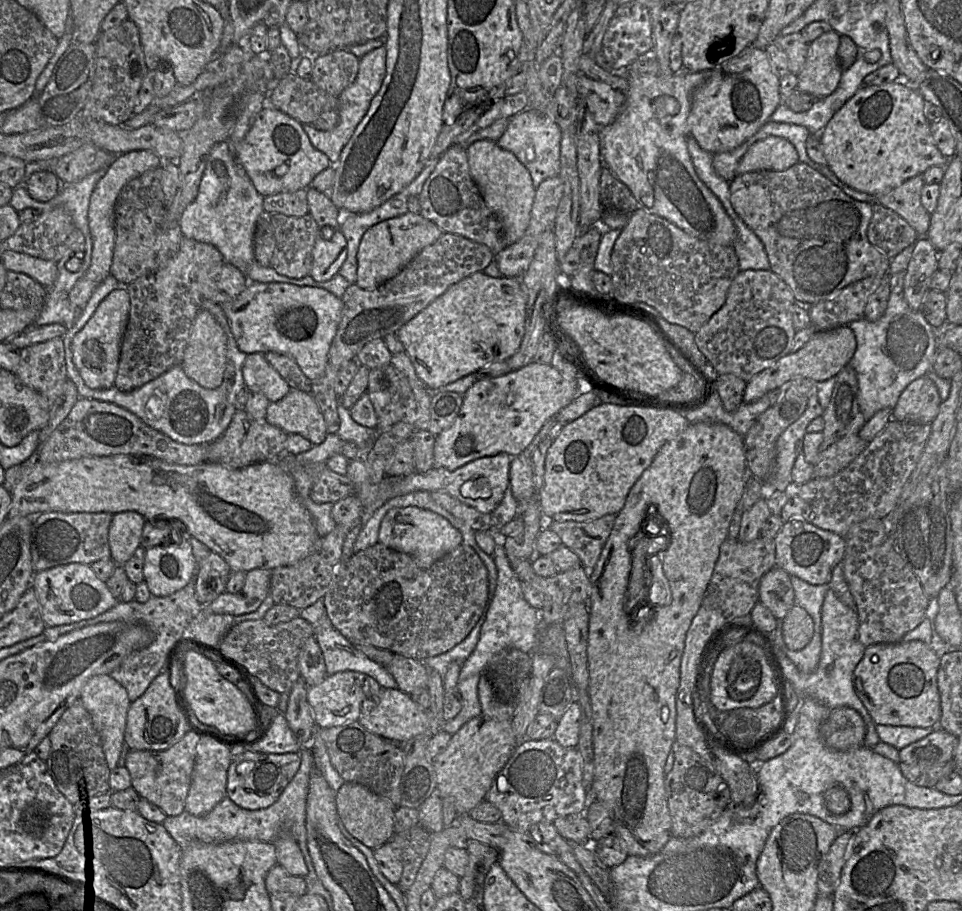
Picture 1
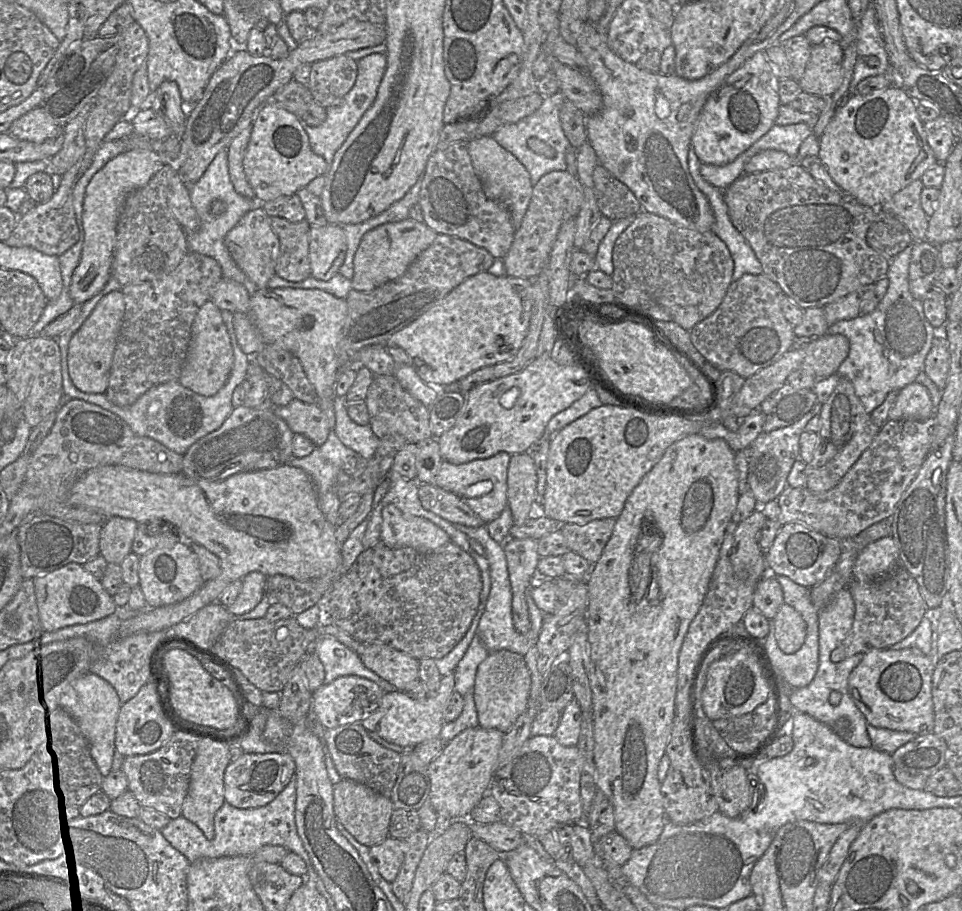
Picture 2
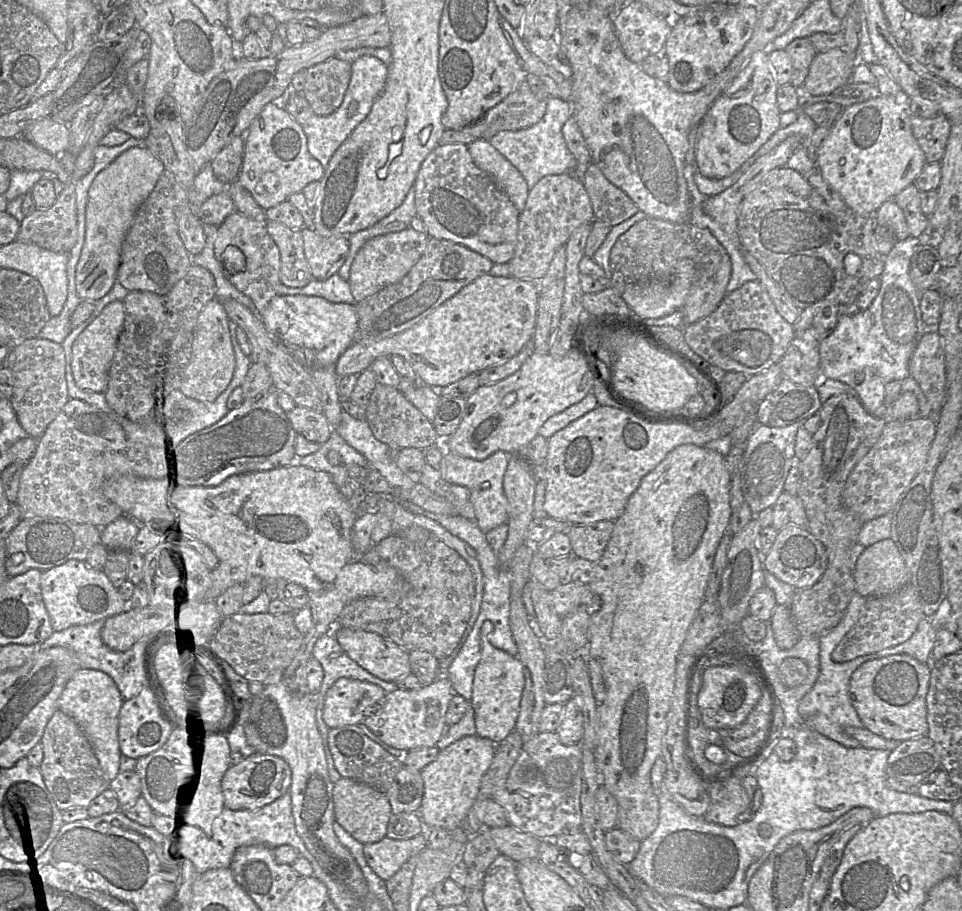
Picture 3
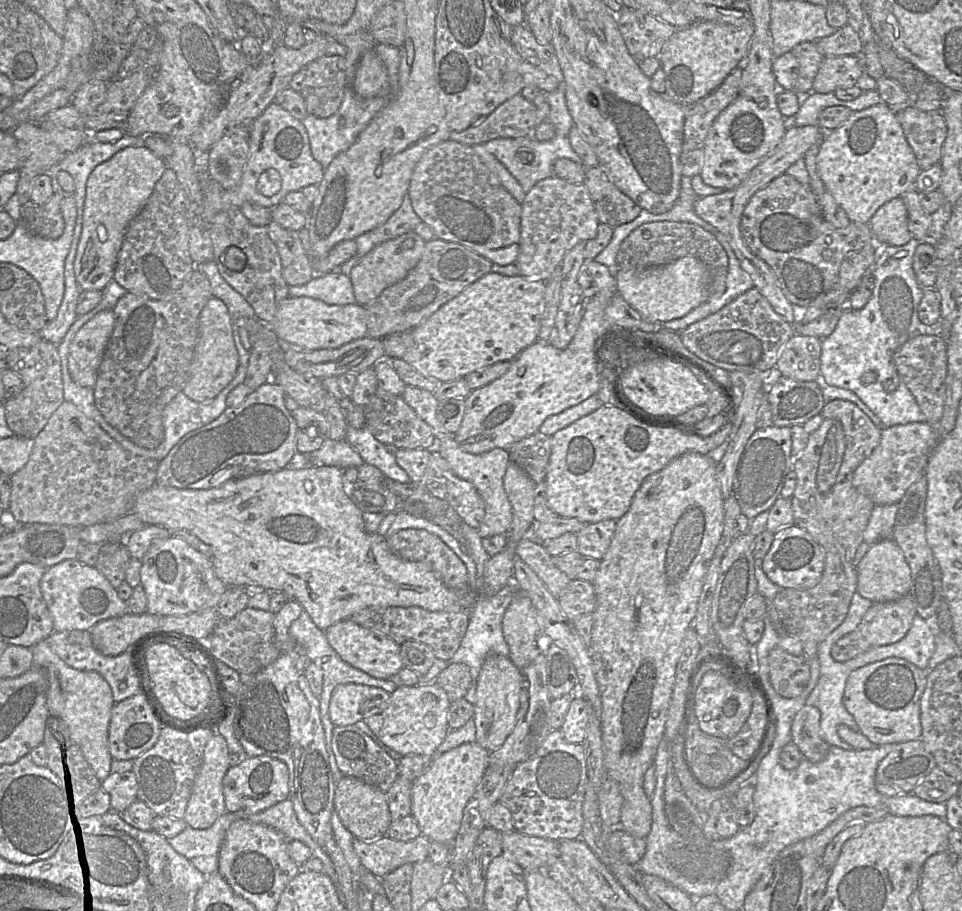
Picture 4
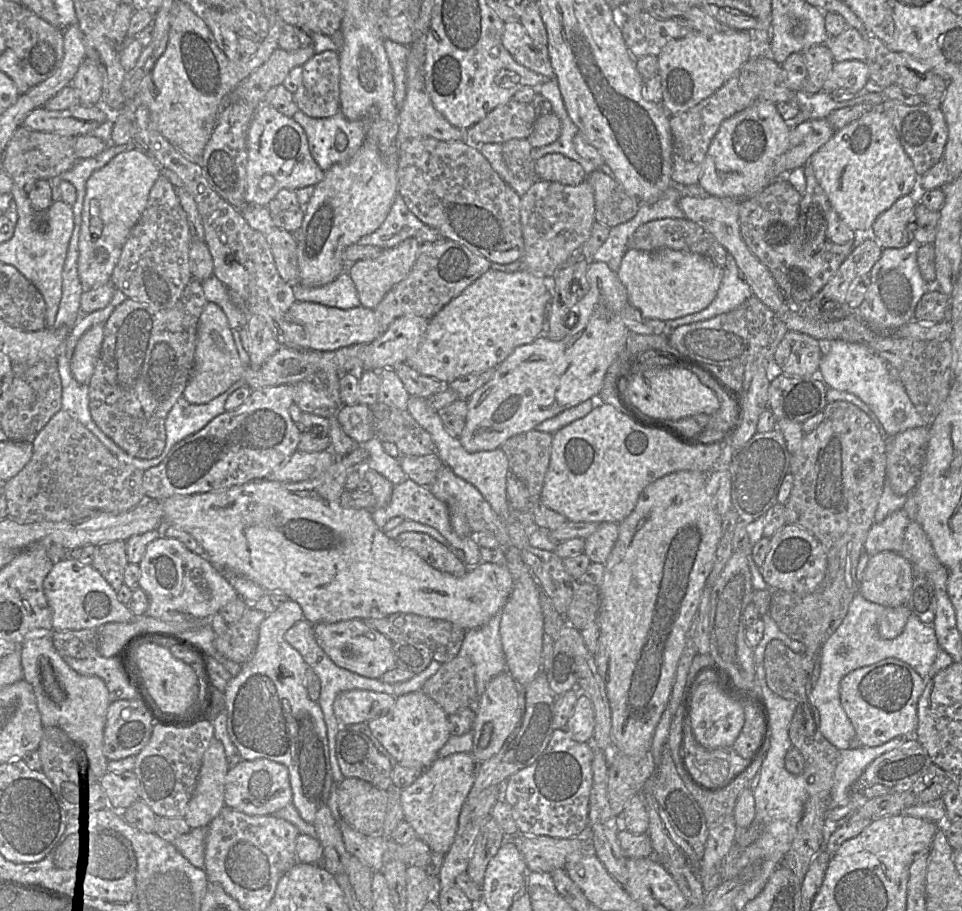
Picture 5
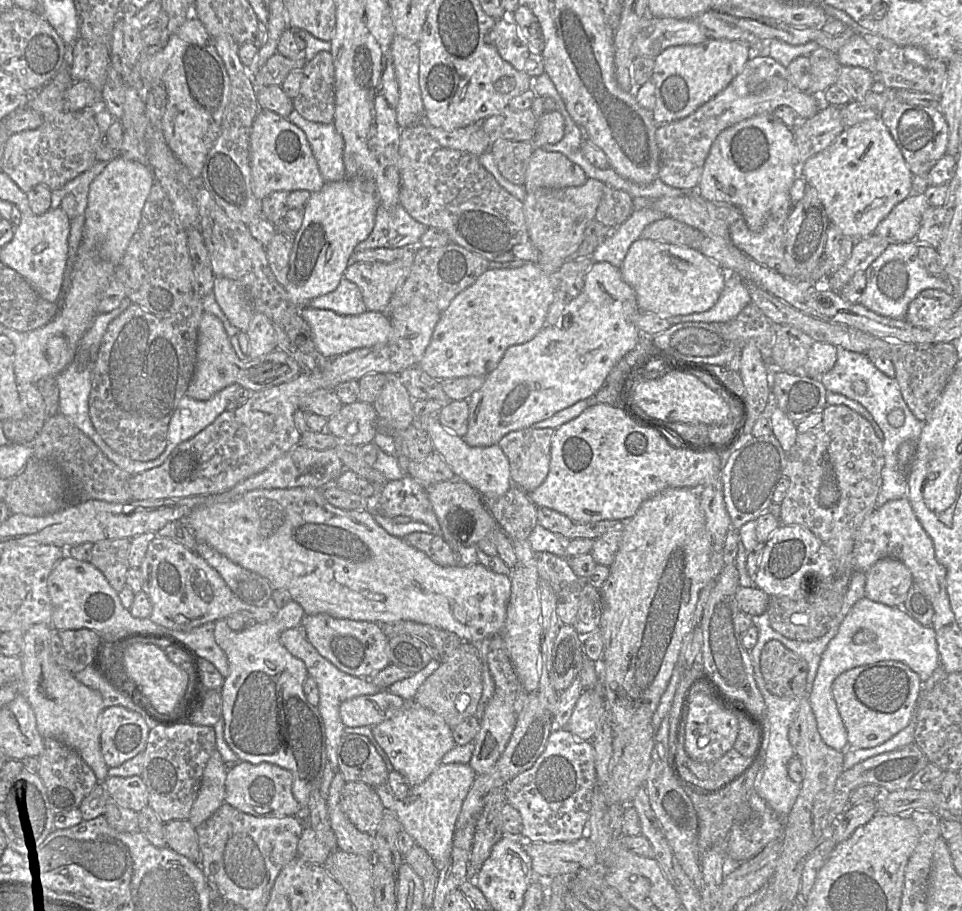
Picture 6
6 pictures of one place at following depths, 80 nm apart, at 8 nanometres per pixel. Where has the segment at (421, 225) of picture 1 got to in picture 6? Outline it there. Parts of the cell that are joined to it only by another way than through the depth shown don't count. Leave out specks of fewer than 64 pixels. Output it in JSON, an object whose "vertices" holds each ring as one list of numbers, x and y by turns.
{"vertices":[[409,248,402,258,391,263,350,262,343,277,360,288,367,310,385,312,391,297,410,274,415,250]]}

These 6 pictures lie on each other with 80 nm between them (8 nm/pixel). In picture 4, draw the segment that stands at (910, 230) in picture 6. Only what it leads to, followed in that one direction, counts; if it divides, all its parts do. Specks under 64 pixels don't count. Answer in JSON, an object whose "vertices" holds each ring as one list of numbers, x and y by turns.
{"vertices":[[902,197,881,206,869,222,874,238,883,245,902,246,912,235,908,225,908,211]]}

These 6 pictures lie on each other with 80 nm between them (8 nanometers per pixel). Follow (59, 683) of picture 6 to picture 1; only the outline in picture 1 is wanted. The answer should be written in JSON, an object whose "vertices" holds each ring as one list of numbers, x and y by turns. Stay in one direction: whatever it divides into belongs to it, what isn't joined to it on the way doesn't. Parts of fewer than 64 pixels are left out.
{"vertices":[[108,674,94,675,84,684,79,700,91,715,97,730,107,765,110,770,118,766,118,759,124,745,124,731,130,701,126,689]]}

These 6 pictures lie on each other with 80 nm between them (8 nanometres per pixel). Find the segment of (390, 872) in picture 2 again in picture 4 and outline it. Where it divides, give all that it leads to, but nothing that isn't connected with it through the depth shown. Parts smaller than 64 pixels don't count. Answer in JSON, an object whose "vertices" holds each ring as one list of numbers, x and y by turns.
{"vertices":[[423,834,411,841,398,841,383,835,375,840,355,838,353,848,364,868,383,878,401,865,427,859,429,842]]}

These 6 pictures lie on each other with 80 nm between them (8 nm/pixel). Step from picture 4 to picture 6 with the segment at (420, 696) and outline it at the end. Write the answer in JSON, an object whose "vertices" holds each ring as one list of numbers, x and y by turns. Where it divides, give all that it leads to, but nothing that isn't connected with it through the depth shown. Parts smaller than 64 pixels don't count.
{"vertices":[[406,701,393,717,372,726,371,730,393,769,408,779,410,787,423,783,442,764,442,757,456,745,448,724,433,711,413,701]]}

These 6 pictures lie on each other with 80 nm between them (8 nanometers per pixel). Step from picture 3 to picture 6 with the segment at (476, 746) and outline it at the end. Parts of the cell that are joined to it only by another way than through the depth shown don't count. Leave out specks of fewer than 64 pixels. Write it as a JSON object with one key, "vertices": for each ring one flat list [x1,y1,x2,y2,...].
{"vertices":[[440,764,427,779,410,787,404,798,394,796,387,783,373,787,385,809,393,811,403,830,430,855,440,871,450,856,453,847,455,824,474,779,475,771,468,764]]}

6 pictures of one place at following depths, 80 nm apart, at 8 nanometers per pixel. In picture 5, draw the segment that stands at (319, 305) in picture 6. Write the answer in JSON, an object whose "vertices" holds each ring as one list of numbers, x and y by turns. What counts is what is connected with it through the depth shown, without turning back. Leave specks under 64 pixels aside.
{"vertices":[[347,266,345,272,326,285,308,287,299,284,293,287,295,300,344,310,361,306,356,286,347,273,349,267]]}

